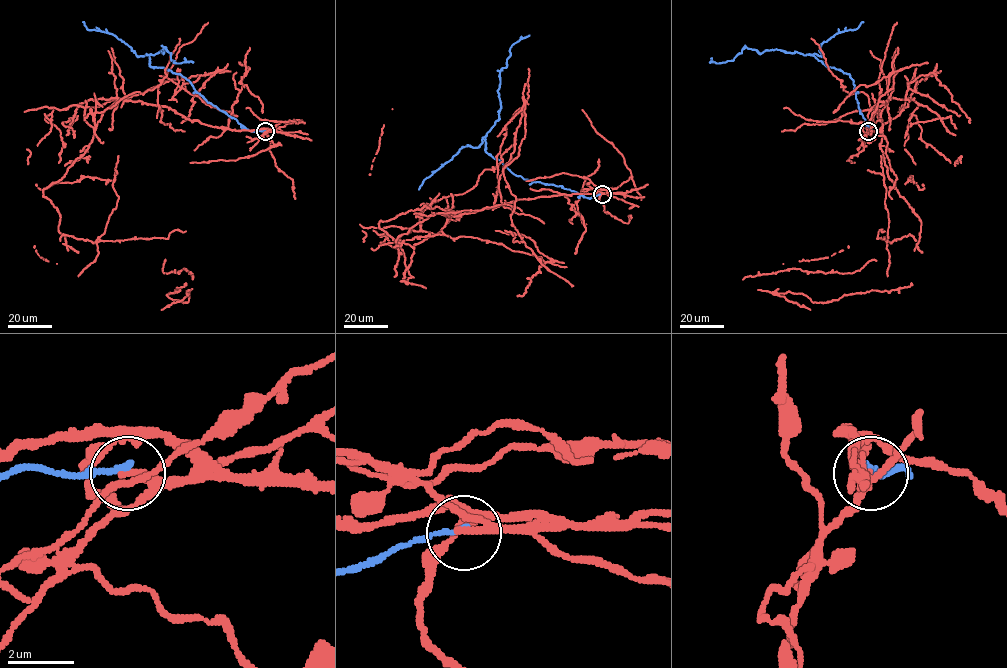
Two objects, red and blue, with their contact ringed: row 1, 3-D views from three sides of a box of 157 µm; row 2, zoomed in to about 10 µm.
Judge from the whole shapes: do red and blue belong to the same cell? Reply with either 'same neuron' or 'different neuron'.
different neuron

